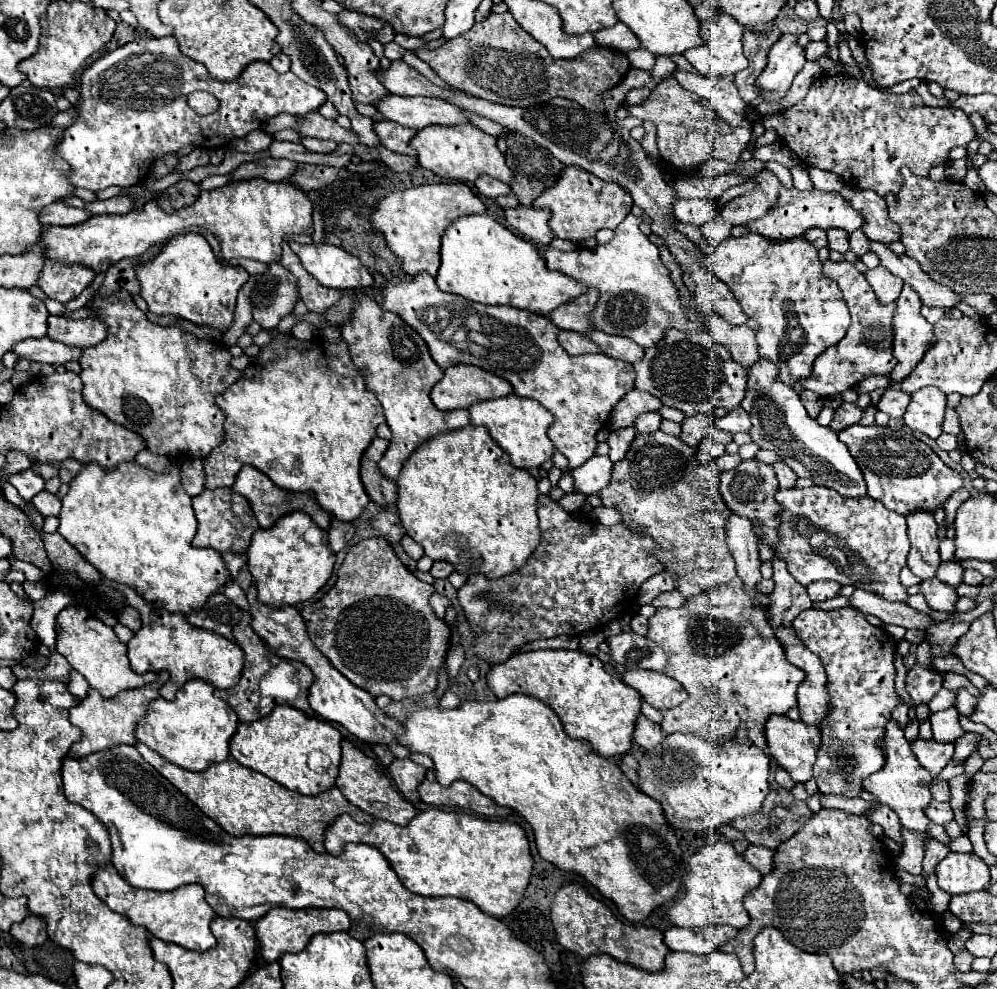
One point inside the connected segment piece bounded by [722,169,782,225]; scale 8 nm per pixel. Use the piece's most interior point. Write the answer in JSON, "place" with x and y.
{"place":[752,205]}

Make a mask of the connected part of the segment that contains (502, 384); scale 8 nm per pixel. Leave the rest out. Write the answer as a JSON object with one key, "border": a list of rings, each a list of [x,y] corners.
{"border":[[[452,365],[444,371],[442,381],[432,387],[432,401],[440,411],[468,409],[474,403],[506,397],[512,385],[474,365]]]}

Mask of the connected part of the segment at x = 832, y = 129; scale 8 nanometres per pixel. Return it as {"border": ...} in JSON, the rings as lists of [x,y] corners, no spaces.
{"border":[[[846,73],[820,75],[810,85],[806,97],[784,111],[778,111],[774,115],[764,115],[760,119],[758,111],[748,107],[746,117],[752,123],[760,121],[764,129],[772,127],[782,139],[782,143],[792,153],[796,153],[804,165],[838,173],[846,185],[858,187],[858,189],[872,189],[880,197],[884,197],[886,193],[900,191],[900,185],[904,181],[904,177],[900,175],[902,167],[910,167],[914,175],[928,177],[928,171],[932,167],[948,163],[950,151],[954,147],[960,147],[960,145],[966,147],[976,137],[976,131],[962,109],[956,109],[952,105],[928,107],[924,105],[922,97],[914,89],[906,95],[892,95],[892,93],[878,91],[870,87],[864,79],[854,79]]]}

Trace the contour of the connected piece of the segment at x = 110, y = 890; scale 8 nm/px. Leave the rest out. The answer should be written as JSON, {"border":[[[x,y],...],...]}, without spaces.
{"border":[[[108,863],[92,875],[94,893],[116,913],[126,915],[134,925],[146,927],[154,937],[176,943],[186,949],[206,951],[216,945],[216,937],[210,931],[210,921],[216,917],[212,907],[204,901],[204,889],[200,885],[184,885],[174,891],[144,891],[134,889],[120,877],[120,873]]]}

